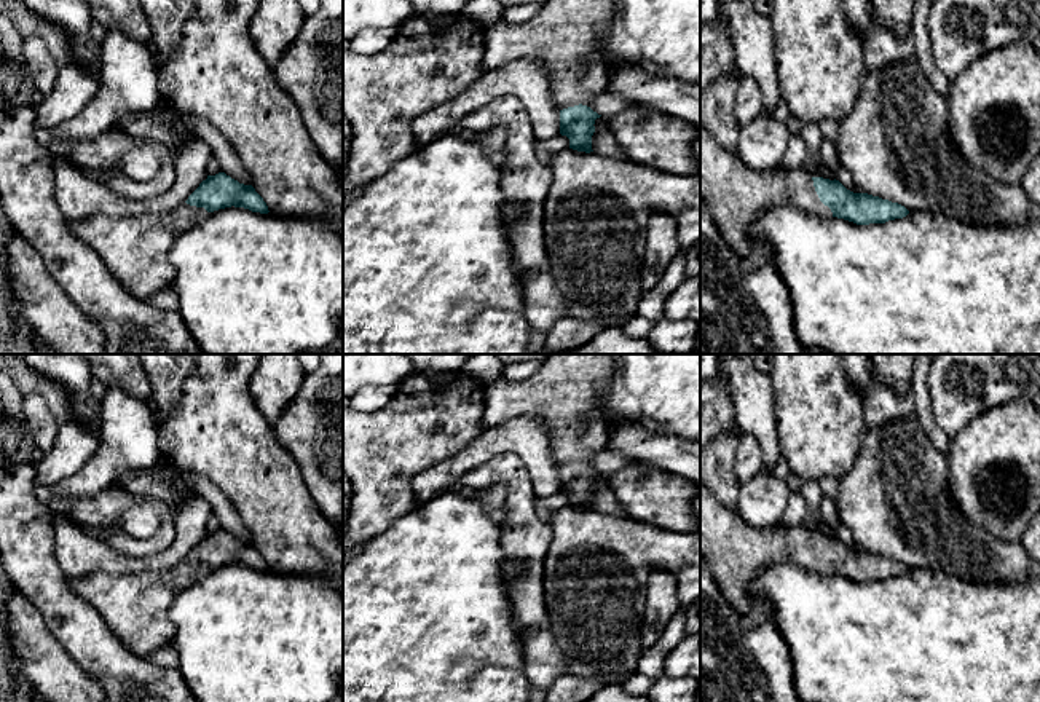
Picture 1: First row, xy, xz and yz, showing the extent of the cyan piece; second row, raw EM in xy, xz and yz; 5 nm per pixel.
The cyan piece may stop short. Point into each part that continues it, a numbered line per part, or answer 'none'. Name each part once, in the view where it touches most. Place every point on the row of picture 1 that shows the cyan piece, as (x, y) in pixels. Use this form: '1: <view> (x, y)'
1: yz (736, 195)

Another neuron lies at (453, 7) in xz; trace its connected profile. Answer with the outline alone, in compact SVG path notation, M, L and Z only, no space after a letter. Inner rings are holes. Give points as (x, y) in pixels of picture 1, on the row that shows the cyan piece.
M408 0L415 11L450 13L461 14L461 10L469 0Z

